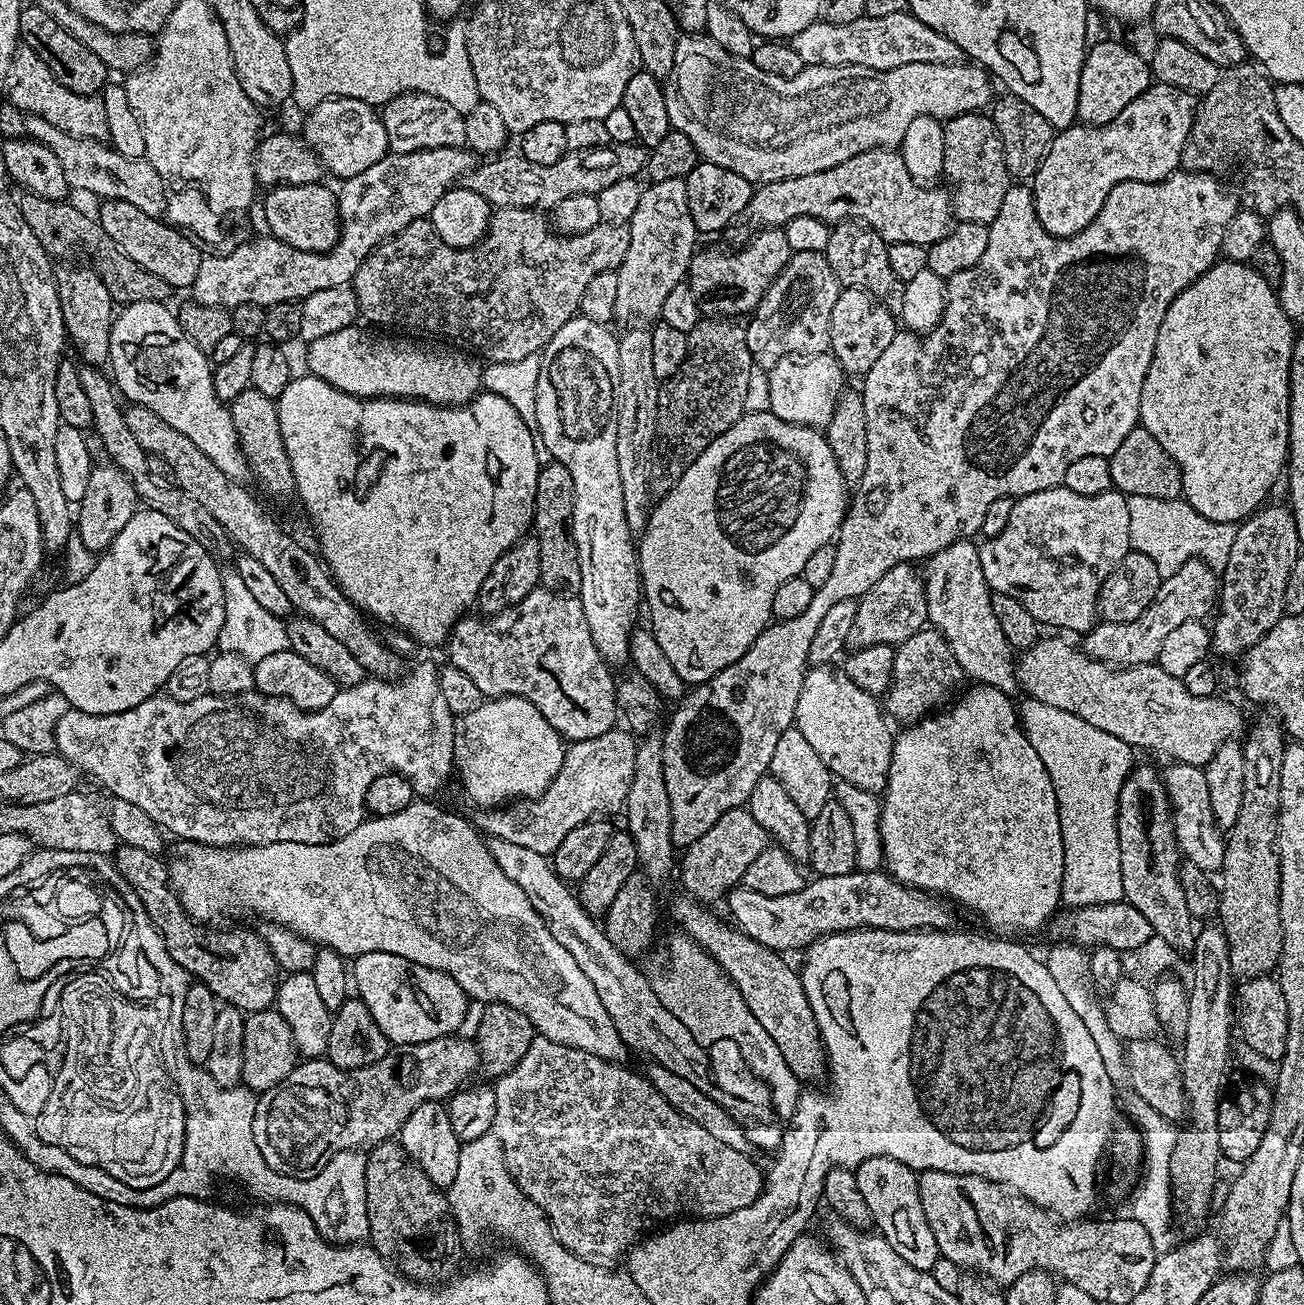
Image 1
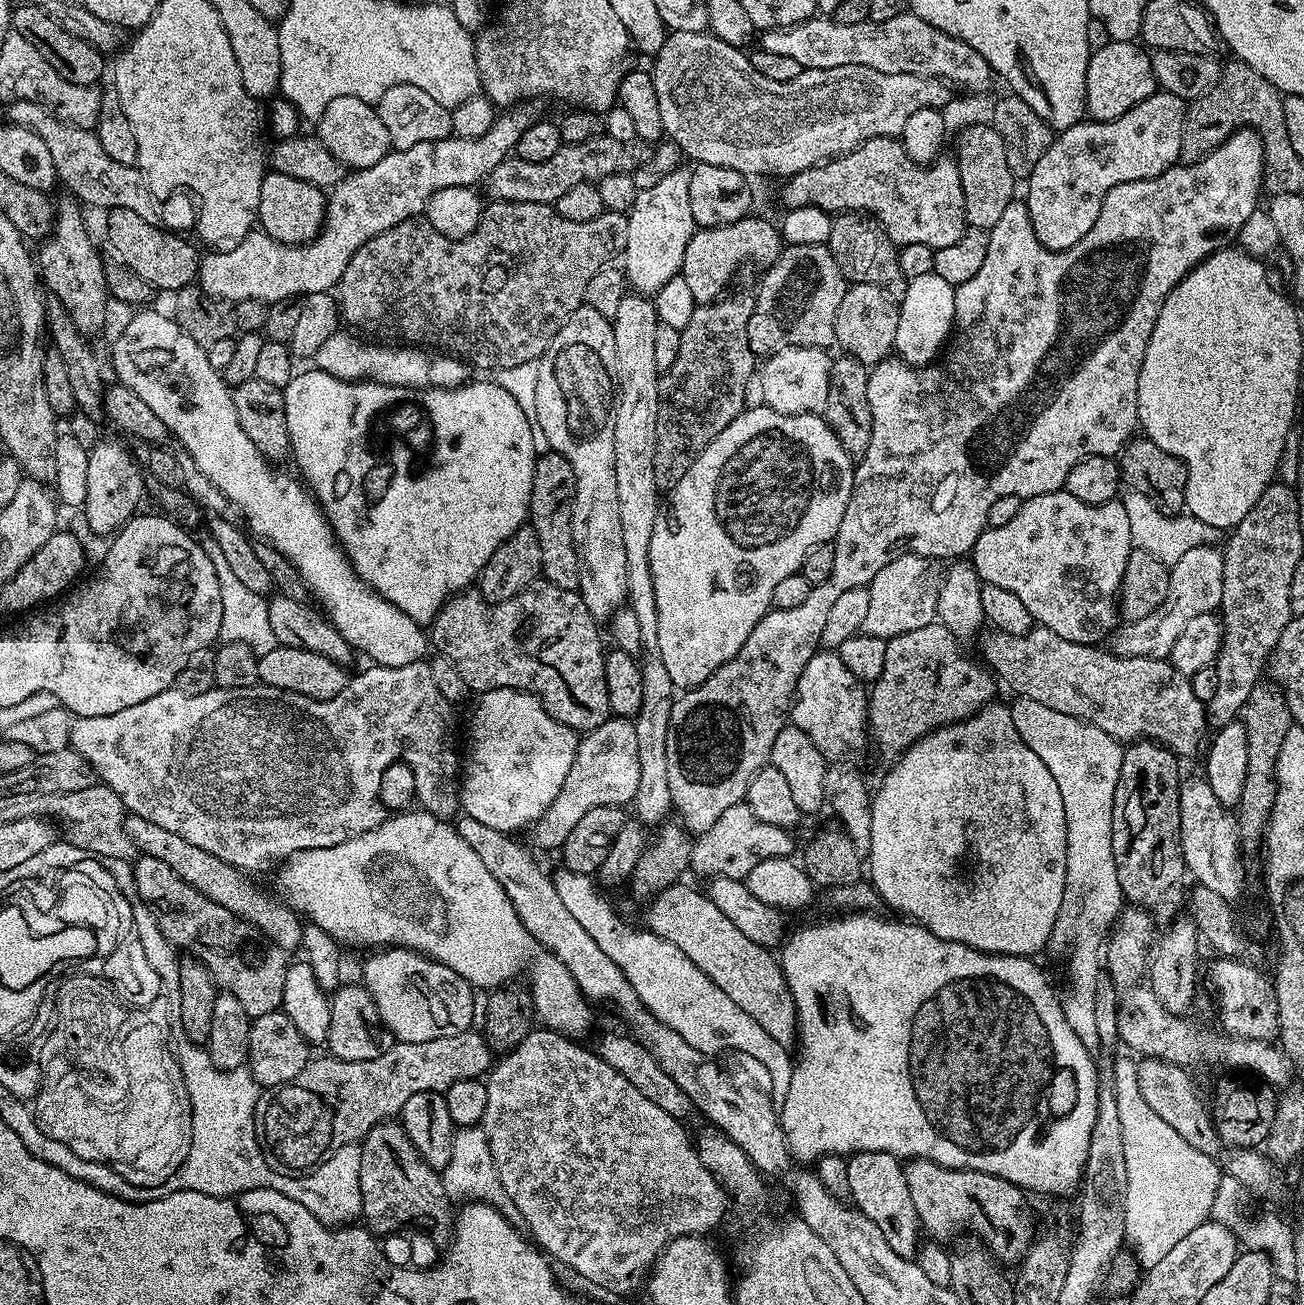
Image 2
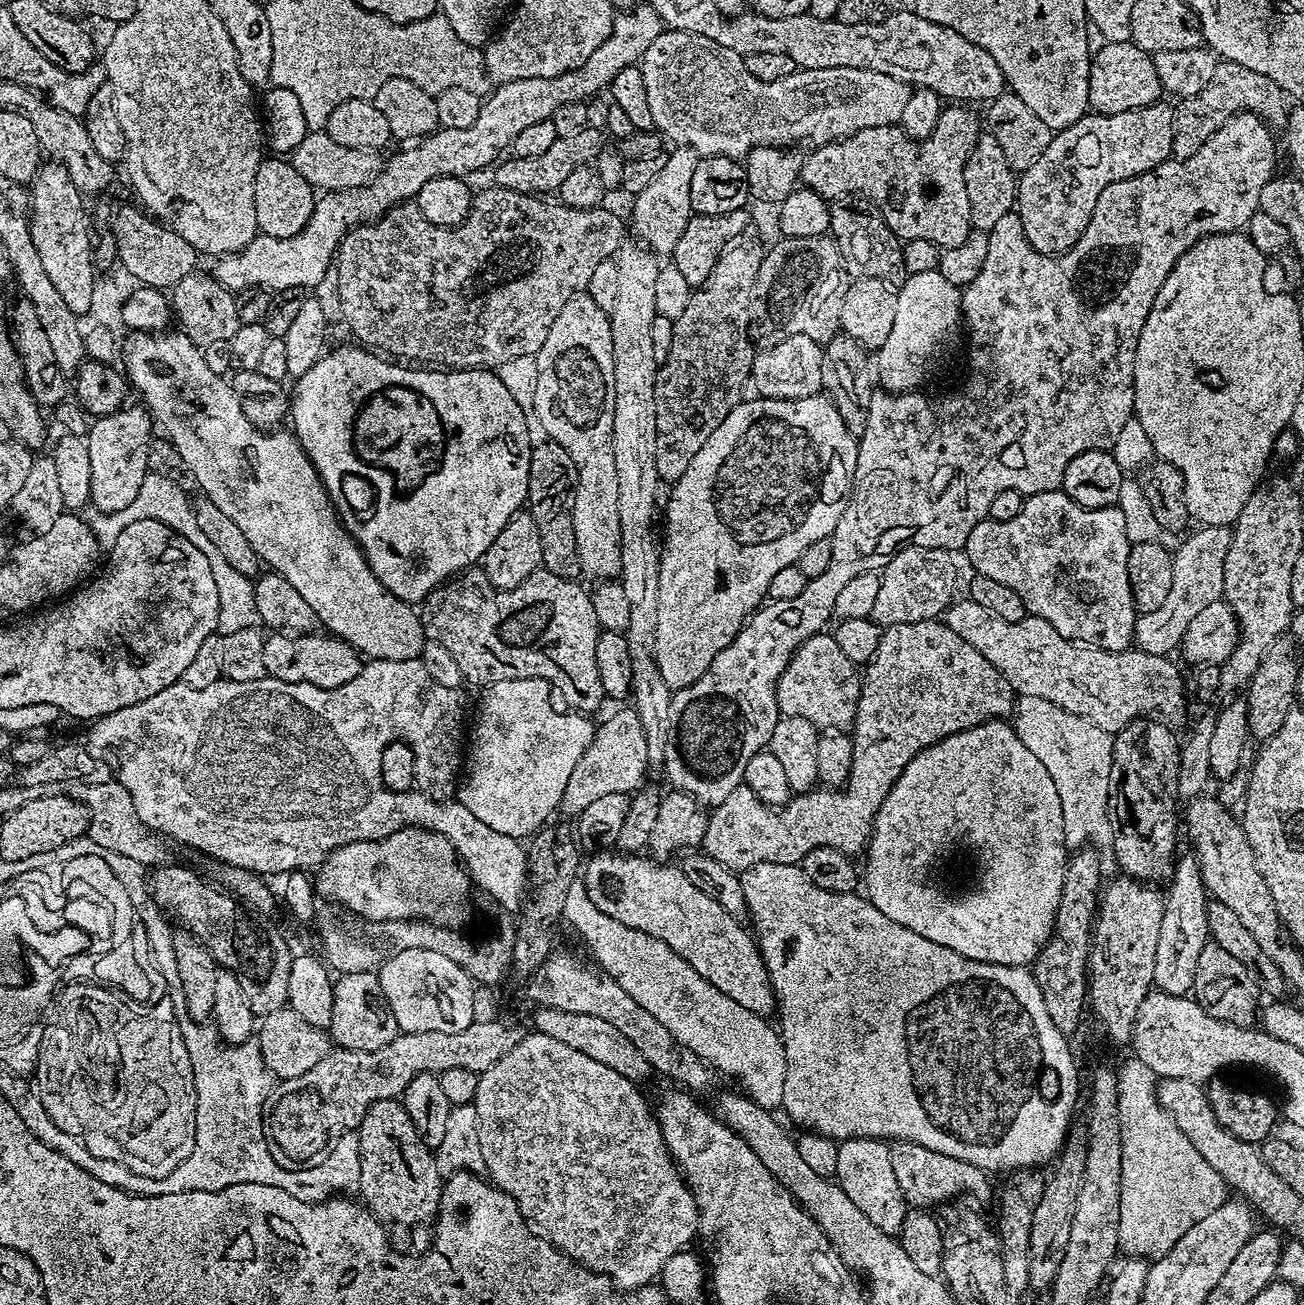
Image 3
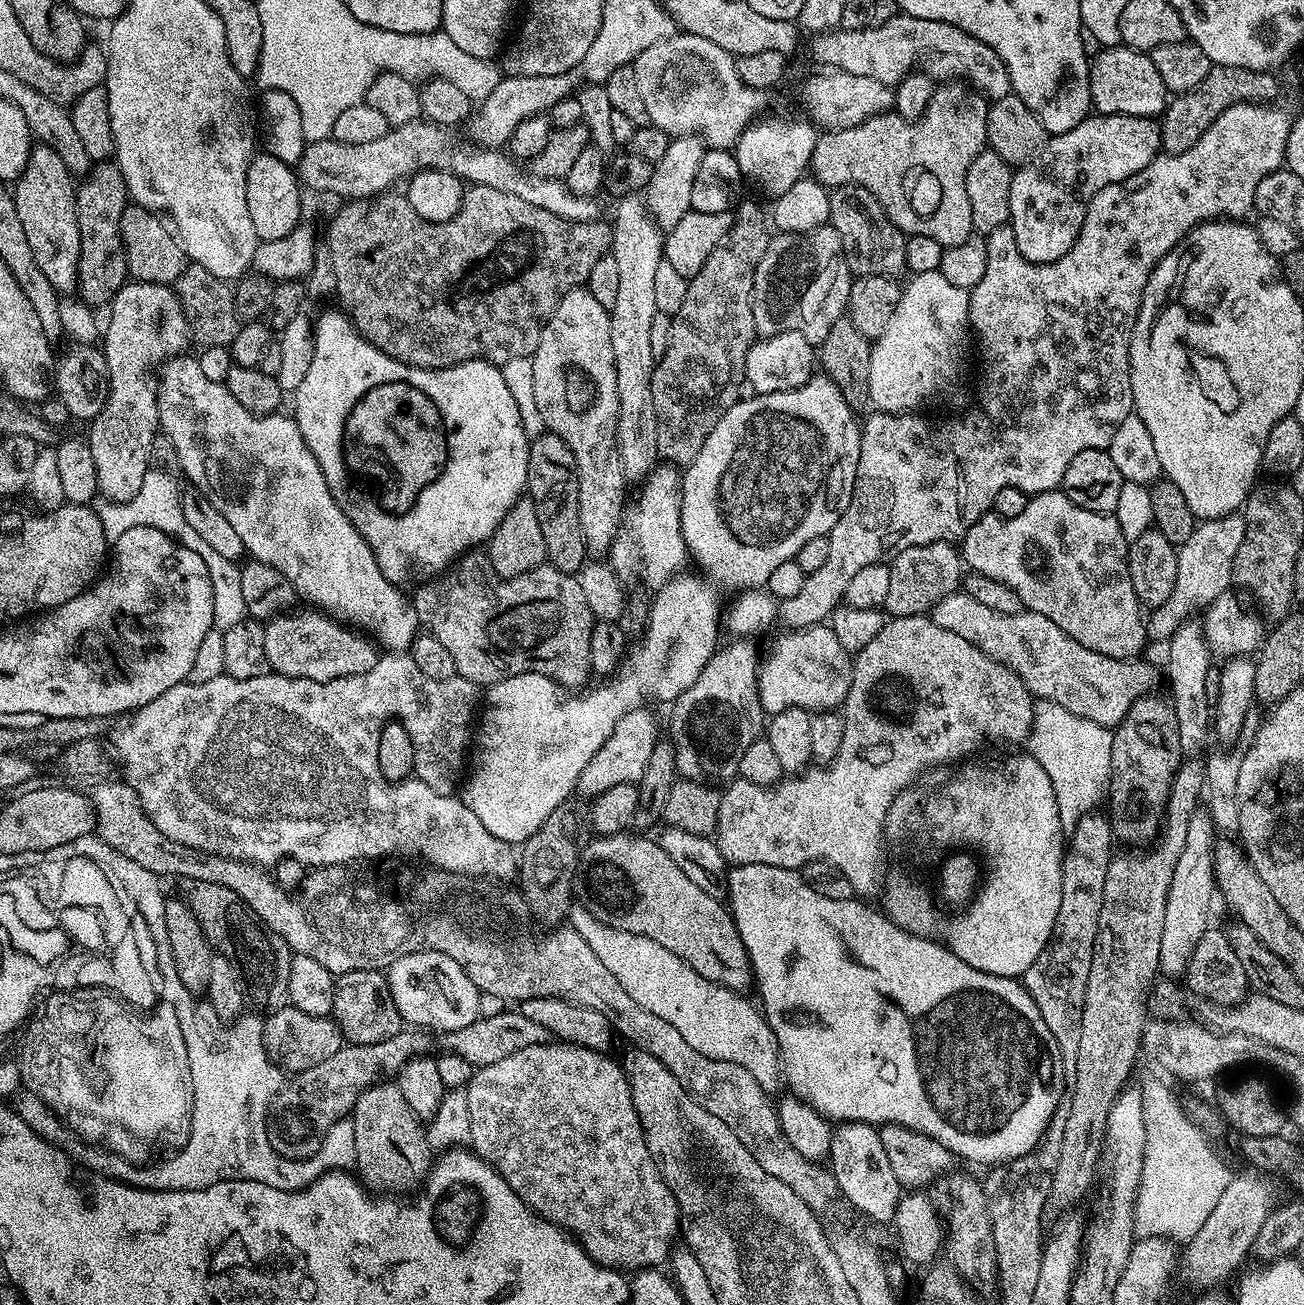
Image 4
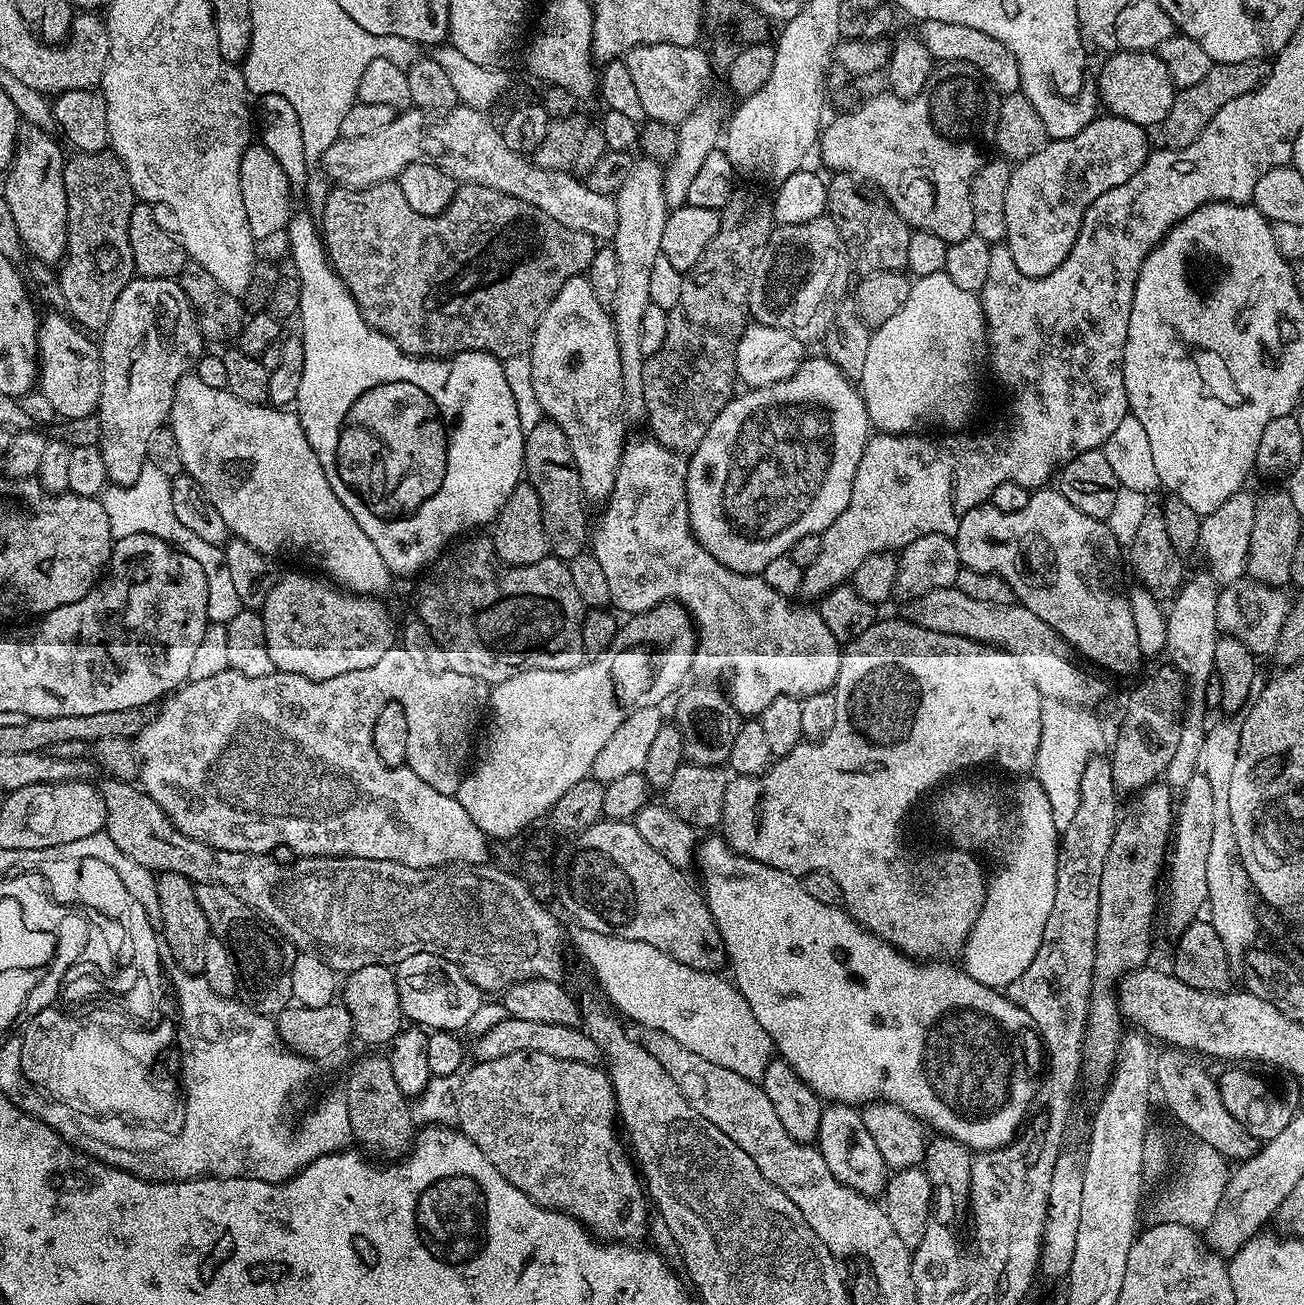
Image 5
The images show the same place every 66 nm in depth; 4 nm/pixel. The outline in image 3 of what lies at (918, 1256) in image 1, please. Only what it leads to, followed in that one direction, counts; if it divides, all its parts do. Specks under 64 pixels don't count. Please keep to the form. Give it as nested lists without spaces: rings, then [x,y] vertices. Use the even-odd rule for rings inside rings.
[[[856,1136],[852,1140],[839,1141],[836,1149],[838,1166],[834,1179],[846,1194],[846,1198],[850,1198],[850,1202],[854,1202],[854,1206],[858,1206],[858,1210],[862,1210],[866,1218],[870,1218],[870,1222],[878,1226],[878,1230],[882,1230],[888,1236],[896,1236],[910,1208],[904,1202],[902,1190],[898,1190],[894,1166],[890,1166],[889,1145],[883,1140]]]

